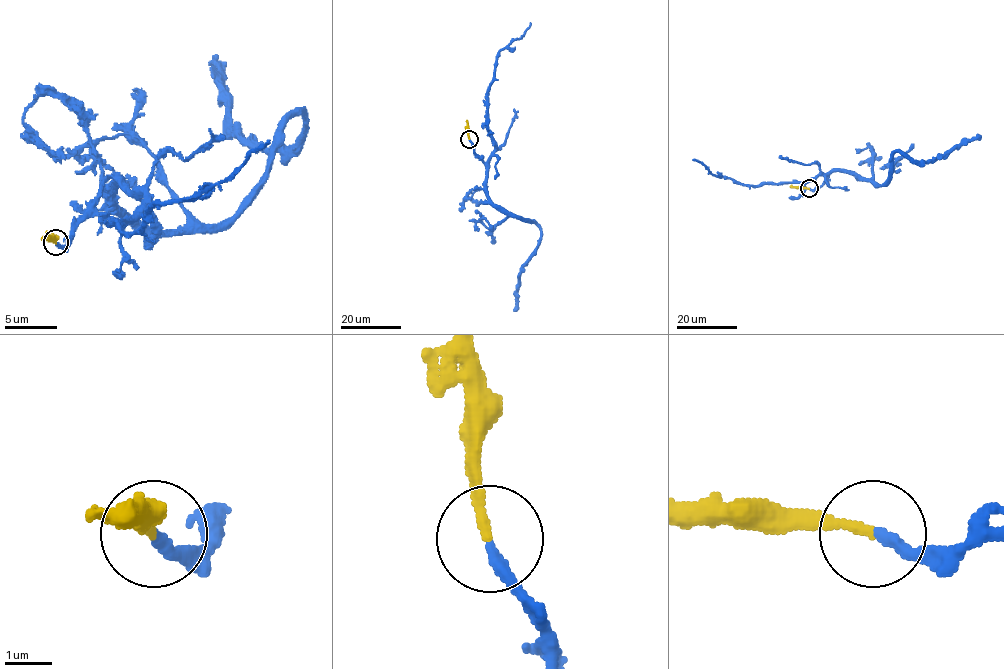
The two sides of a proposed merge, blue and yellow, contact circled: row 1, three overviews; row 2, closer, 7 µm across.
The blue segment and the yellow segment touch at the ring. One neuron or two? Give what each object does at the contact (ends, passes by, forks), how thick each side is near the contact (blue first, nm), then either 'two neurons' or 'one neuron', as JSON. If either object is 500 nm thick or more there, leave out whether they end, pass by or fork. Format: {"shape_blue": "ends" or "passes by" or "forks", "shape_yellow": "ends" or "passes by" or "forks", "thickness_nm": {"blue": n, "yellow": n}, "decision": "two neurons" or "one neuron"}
{"shape_blue": "ends", "shape_yellow": "ends", "thickness_nm": {"blue": 240, "yellow": 190}, "decision": "one neuron"}

